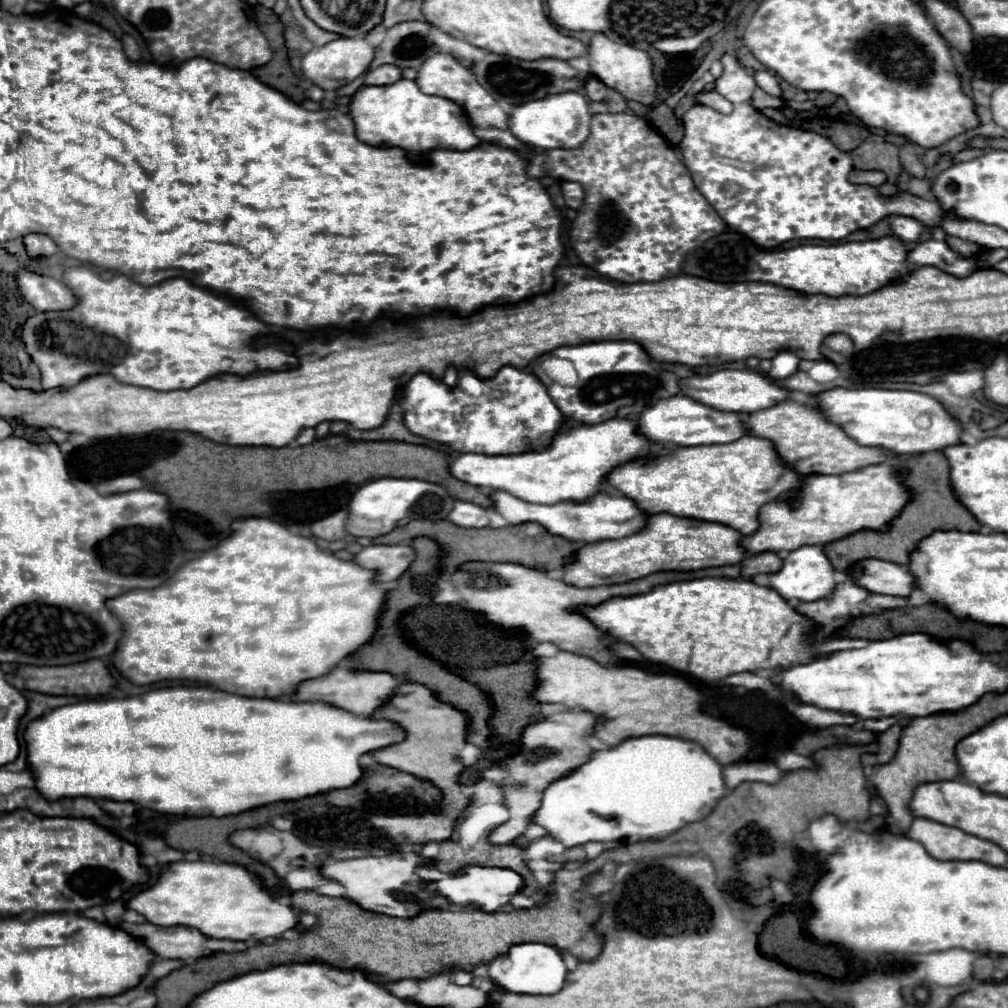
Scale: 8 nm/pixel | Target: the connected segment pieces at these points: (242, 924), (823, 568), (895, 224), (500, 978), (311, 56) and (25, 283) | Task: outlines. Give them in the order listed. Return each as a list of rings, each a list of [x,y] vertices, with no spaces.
[[[170,862],[166,864],[154,886],[138,892],[126,902],[128,910],[142,914],[156,926],[188,926],[208,938],[226,940],[266,940],[278,938],[282,932],[298,924],[296,910],[280,904],[262,890],[260,880],[244,866],[226,862]]]
[[[802,546],[798,550],[788,552],[788,556],[782,560],[782,568],[778,572],[768,574],[768,586],[774,588],[788,602],[820,600],[826,594],[830,594],[836,586],[834,568],[830,566],[830,560],[826,558],[826,554],[822,554],[822,546]]]
[[[892,216],[890,228],[892,228],[892,234],[898,236],[902,242],[916,242],[920,232],[924,230],[924,226],[910,216]]]
[[[524,942],[514,944],[508,948],[506,954],[494,958],[490,962],[490,982],[496,986],[502,986],[510,992],[520,994],[556,994],[562,990],[566,980],[566,964],[560,950],[552,944],[540,944],[540,942]]]
[[[336,38],[324,46],[312,48],[302,60],[302,74],[324,90],[338,90],[366,72],[374,60],[374,48],[364,38]]]
[[[18,270],[14,274],[22,298],[32,304],[38,312],[42,310],[68,310],[74,306],[74,296],[60,280],[50,276],[40,276],[30,270]]]

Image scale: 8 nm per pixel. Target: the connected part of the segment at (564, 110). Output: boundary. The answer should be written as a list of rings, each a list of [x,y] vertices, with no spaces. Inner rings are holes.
[[[562,92],[550,94],[540,100],[528,100],[516,104],[508,116],[510,132],[528,146],[552,150],[552,148],[574,148],[580,146],[590,134],[590,112],[588,100],[580,92]]]

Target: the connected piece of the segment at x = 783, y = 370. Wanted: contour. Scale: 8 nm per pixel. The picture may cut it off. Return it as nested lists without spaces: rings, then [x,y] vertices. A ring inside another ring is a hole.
[[[782,352],[782,354],[772,358],[772,368],[768,374],[772,378],[788,378],[798,370],[798,362],[800,362],[800,358],[796,354]]]

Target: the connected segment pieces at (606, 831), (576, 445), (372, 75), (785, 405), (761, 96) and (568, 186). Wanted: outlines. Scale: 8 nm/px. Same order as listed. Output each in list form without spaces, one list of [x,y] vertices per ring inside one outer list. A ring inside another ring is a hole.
[[[648,734],[626,738],[617,747],[608,750],[608,760],[594,758],[568,776],[552,782],[544,790],[542,804],[532,816],[532,822],[542,826],[550,838],[562,842],[568,848],[586,842],[614,842],[630,836],[638,836],[640,840],[654,840],[664,838],[690,822],[706,818],[724,794],[726,786],[722,778],[722,766],[710,758],[702,746],[682,738]]]
[[[612,418],[594,426],[576,426],[560,432],[552,448],[544,452],[526,452],[512,454],[506,458],[490,458],[484,454],[458,454],[450,464],[450,474],[462,482],[472,486],[488,488],[488,490],[504,490],[516,498],[534,504],[554,504],[590,498],[590,494],[600,492],[602,474],[610,470],[610,466],[618,466],[618,462],[626,462],[626,458],[634,458],[634,454],[646,454],[650,442],[642,442],[638,434],[634,434],[632,420]]]
[[[380,66],[366,74],[366,86],[386,86],[398,82],[400,78],[402,70],[398,70],[398,66]]]
[[[780,402],[772,408],[758,410],[746,416],[746,430],[748,434],[754,434],[758,438],[766,438],[774,444],[782,464],[790,470],[796,470],[800,474],[844,474],[852,472],[870,464],[880,464],[890,458],[896,458],[888,450],[878,450],[878,448],[868,448],[868,446],[858,446],[856,442],[850,442],[838,426],[830,426],[818,410],[810,410],[806,404],[796,404],[796,402]]]
[[[756,88],[756,92],[754,92],[754,106],[756,106],[758,110],[764,110],[764,108],[780,108],[780,106],[784,106],[784,102],[782,102],[780,98],[770,96],[770,94],[766,94],[764,90]]]
[[[562,182],[560,188],[562,188],[562,196],[564,196],[566,206],[570,206],[570,208],[578,208],[578,206],[582,204],[582,198],[584,198],[584,190],[582,190],[582,186],[578,186],[576,182]]]

